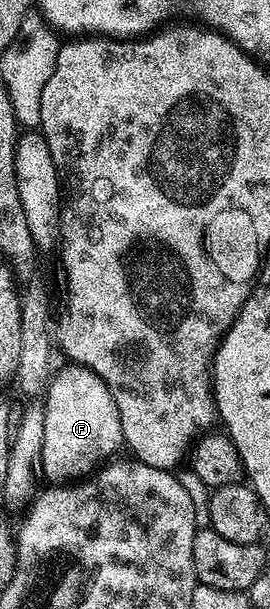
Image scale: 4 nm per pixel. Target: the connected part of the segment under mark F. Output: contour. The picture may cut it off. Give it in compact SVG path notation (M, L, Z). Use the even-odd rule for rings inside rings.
M68 363L66 367L60 372L58 369L52 375L42 401L45 410L45 446L41 450L39 466L42 479L44 476L46 483L51 486L66 486L90 477L96 469L106 465L116 455L114 452L118 448L124 447L121 418L117 402L113 402L113 394L109 394L109 386L105 386L105 382L97 378L97 374L79 364Z

